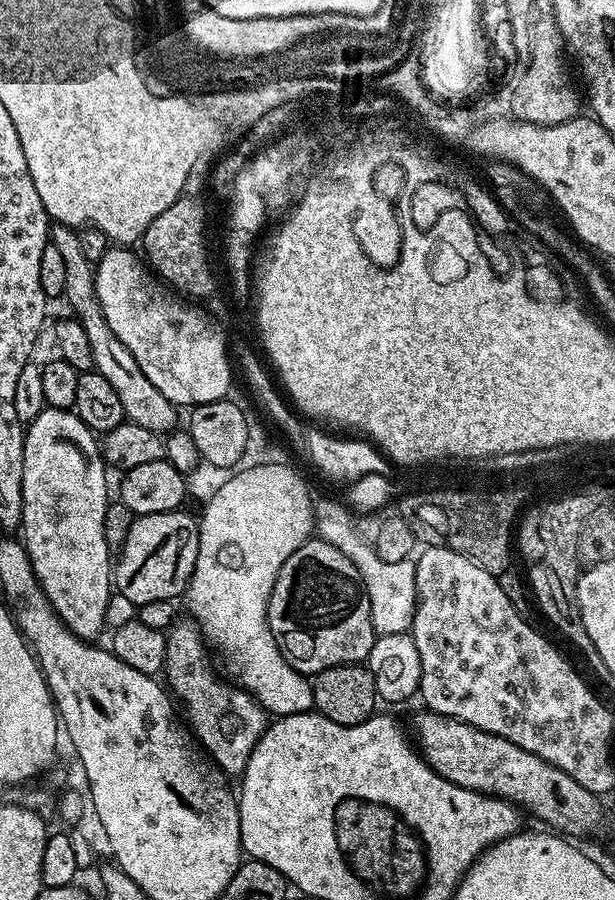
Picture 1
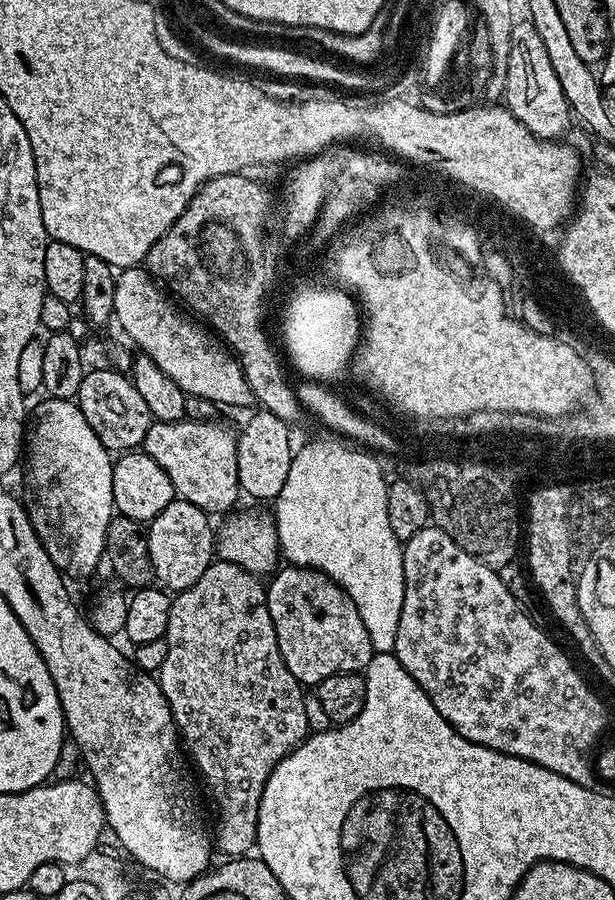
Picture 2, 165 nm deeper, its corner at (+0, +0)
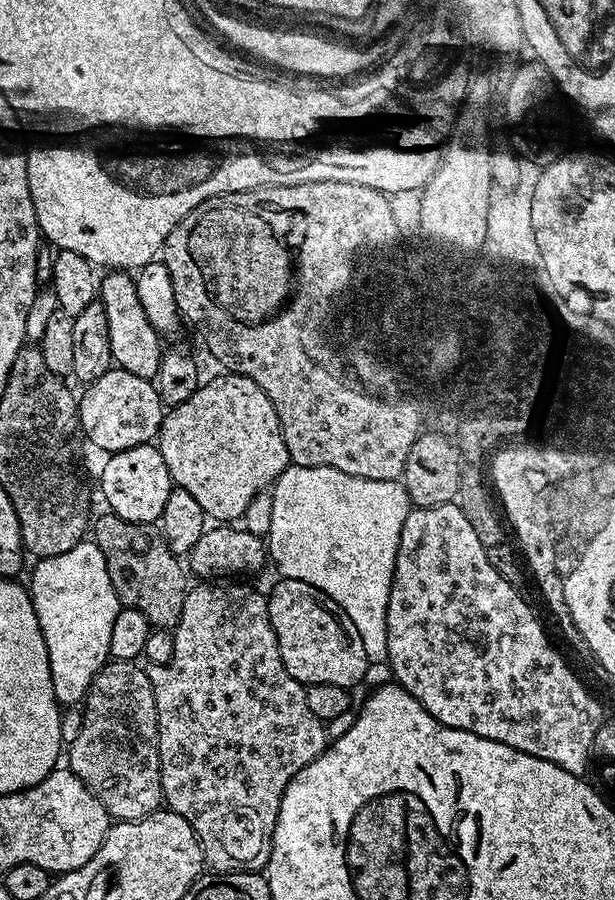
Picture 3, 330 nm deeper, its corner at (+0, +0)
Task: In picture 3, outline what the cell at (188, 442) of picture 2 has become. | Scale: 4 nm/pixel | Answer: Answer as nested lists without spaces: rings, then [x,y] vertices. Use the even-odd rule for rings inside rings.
[[[223,375],[205,379],[186,402],[165,415],[158,433],[158,447],[173,485],[192,495],[198,506],[202,506],[205,517],[212,519],[213,516],[216,522],[236,522],[234,520],[245,515],[257,494],[275,485],[276,479],[289,468],[290,461],[278,414],[274,414],[274,406],[262,386],[245,376]]]

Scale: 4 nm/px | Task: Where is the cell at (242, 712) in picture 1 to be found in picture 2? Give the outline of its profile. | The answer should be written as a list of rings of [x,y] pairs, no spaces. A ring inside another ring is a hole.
[[[216,558],[206,570],[206,574],[202,574],[202,578],[198,578],[198,582],[194,582],[194,586],[183,588],[180,592],[172,596],[172,605],[170,606],[170,622],[168,623],[166,650],[166,662],[162,662],[158,673],[160,689],[166,698],[166,702],[172,711],[172,717],[176,723],[176,731],[182,741],[183,747],[186,749],[187,755],[196,763],[195,771],[204,775],[204,780],[208,783],[208,788],[212,791],[212,800],[216,803],[216,816],[220,821],[214,824],[214,844],[217,849],[220,848],[228,858],[240,858],[245,854],[251,853],[256,846],[256,835],[258,834],[258,806],[262,802],[262,790],[266,786],[266,782],[270,778],[270,774],[274,770],[274,766],[278,766],[278,762],[283,756],[294,751],[301,742],[310,735],[308,727],[308,719],[306,718],[306,706],[304,705],[305,689],[300,681],[294,678],[294,674],[290,674],[290,670],[286,666],[286,662],[282,658],[282,650],[278,650],[278,638],[274,634],[274,626],[270,618],[270,610],[268,609],[268,594],[265,585],[260,584],[261,577],[255,572],[248,572],[242,566],[231,564],[225,560]],[[256,676],[256,740],[252,737],[252,679]]]

